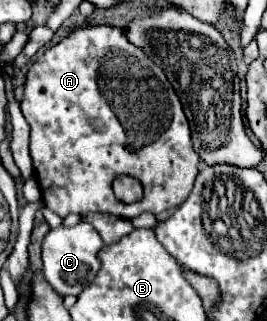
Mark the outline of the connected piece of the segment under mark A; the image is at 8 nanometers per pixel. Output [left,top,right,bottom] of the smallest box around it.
[20,26,198,218]

